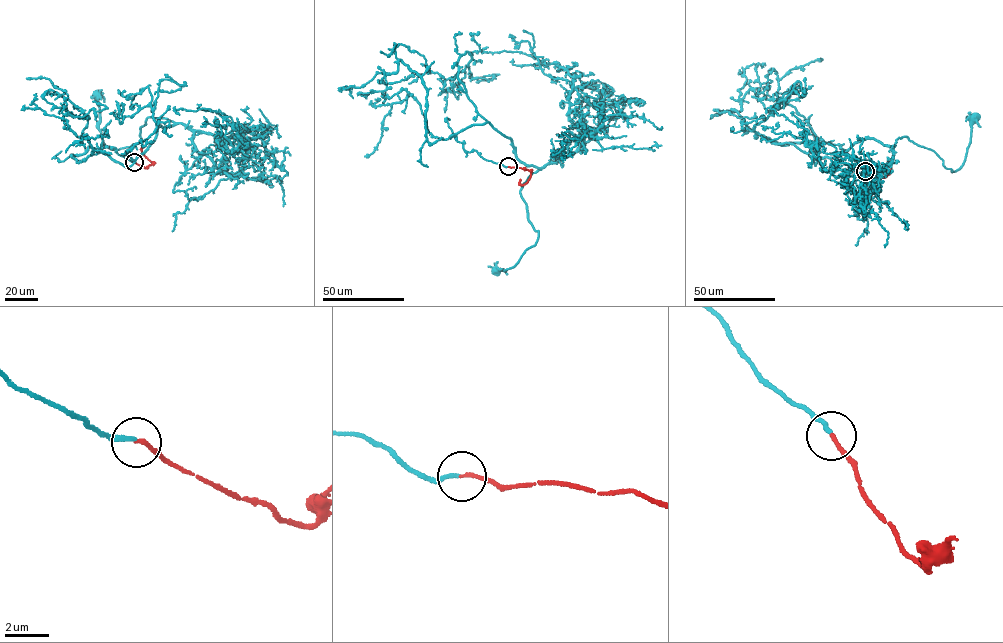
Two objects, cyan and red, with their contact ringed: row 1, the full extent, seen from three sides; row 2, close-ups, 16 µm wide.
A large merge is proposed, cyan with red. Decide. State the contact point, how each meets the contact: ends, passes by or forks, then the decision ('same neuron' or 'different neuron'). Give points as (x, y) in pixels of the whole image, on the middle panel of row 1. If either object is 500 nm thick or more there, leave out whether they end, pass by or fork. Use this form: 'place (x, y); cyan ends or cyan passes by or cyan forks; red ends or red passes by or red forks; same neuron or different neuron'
place (508, 166); cyan ends; red ends; same neuron

